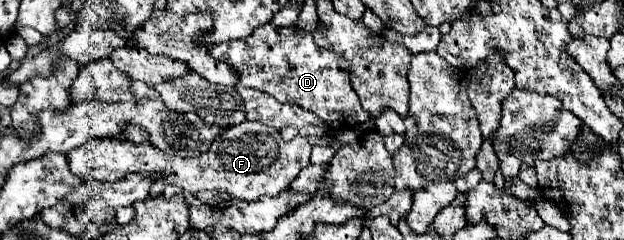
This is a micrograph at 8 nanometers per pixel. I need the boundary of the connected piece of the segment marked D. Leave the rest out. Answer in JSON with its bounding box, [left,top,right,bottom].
[210,23,370,129]

